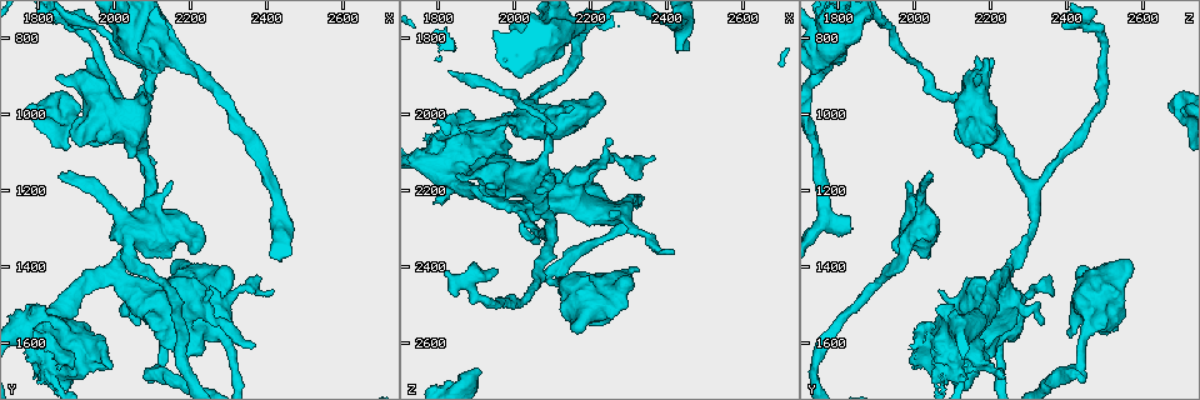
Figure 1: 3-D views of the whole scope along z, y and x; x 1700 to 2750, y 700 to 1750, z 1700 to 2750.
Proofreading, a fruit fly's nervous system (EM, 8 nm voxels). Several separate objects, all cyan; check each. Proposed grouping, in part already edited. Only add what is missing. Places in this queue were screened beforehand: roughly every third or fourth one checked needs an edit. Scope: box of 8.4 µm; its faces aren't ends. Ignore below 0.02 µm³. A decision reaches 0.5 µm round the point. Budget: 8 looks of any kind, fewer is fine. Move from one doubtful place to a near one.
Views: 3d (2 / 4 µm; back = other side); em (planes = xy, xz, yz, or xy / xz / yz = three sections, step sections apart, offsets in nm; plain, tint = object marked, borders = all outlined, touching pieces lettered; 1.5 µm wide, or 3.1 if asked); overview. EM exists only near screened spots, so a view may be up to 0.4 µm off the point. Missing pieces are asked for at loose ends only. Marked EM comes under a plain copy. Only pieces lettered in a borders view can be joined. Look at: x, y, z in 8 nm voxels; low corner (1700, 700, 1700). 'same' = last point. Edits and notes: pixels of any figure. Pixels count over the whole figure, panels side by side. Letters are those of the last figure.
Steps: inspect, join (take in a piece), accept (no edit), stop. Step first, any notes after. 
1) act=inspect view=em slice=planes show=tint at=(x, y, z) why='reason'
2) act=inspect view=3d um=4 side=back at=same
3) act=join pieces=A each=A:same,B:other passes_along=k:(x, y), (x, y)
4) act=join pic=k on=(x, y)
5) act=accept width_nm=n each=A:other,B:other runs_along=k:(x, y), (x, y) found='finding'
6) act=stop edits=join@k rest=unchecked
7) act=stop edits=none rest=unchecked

act=inspect view=3d um=2 at=(1990, 1665, 2000)

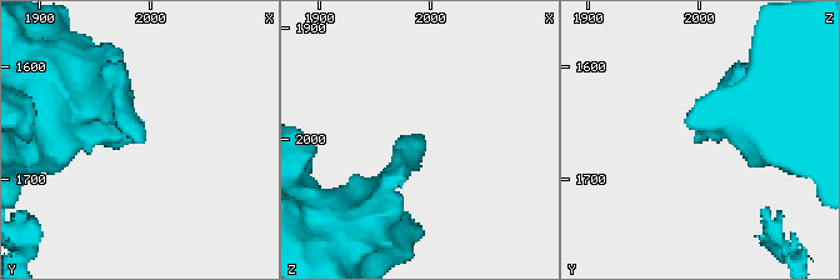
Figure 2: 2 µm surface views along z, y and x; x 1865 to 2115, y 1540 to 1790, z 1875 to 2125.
act=inspect view=em slice=xy step=8 show=borders at=(1996, 1666, 2002) why='shape alone is not enough'

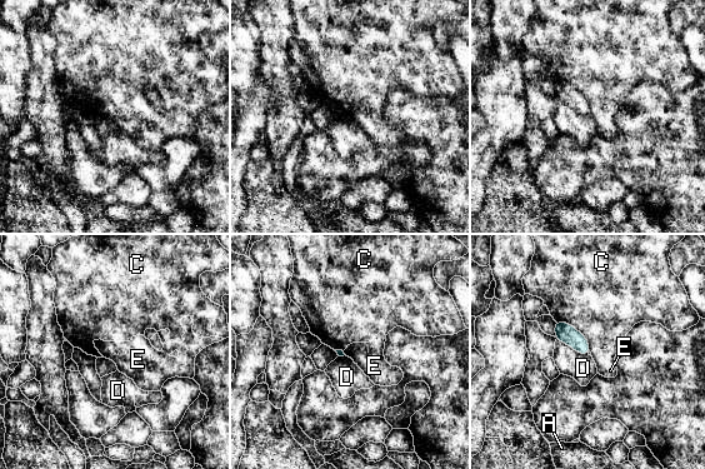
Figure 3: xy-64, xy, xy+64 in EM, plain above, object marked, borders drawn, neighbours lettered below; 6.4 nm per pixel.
act=inspect view=em slice=planes show=borders at=same why='another direction'

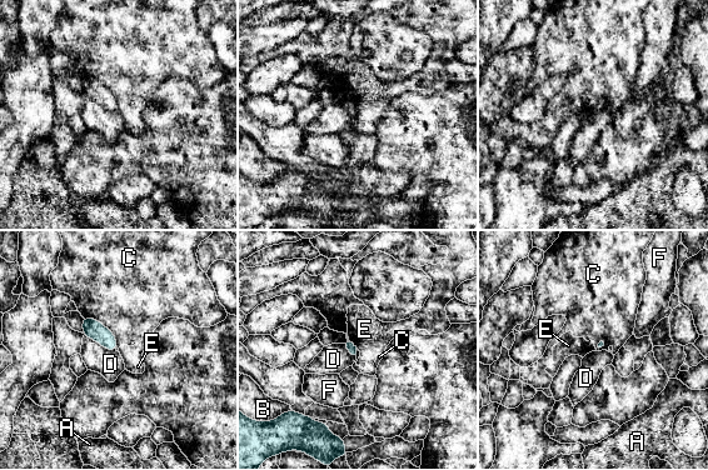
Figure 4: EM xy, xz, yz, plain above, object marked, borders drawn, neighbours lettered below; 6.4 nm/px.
act=accept each=A:other,B:other,C:other,D:other,E:other,F:other border=4:(83, 316), (100, 321), (116, 349) found='none of them fits'

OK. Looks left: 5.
act=inspect view=em slice=planes show=borders at=(2465, 1315, 1825) why='branch stops here'

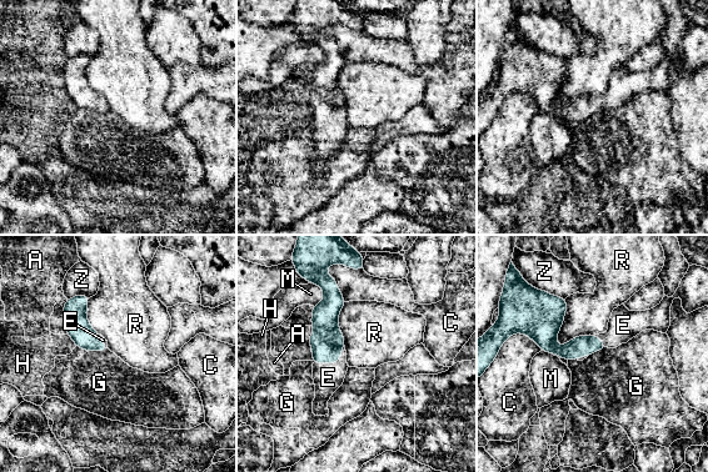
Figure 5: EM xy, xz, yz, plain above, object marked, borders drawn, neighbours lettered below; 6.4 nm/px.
act=join pieces=E each=A:other,C:other,E:same,G:other,H:other,M:other,R:other,Z:other passes_along=5:(325, 349), (333, 362), (328, 377) found='it goes on there'

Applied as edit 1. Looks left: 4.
act=inspect view=em slice=xy step=4 show=borders at=(2155, 1175, 1985)

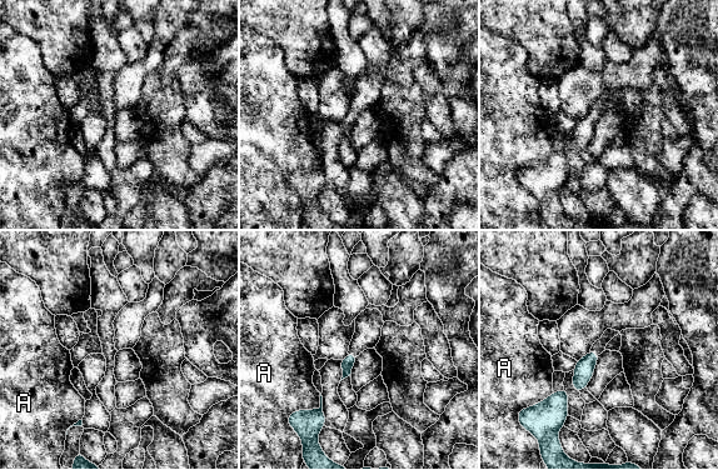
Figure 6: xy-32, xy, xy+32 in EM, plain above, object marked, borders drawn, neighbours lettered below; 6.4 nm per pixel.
act=accept each=A:other border=6:(320, 394), (318, 408), (297, 410) found='no lettered piece goes on from it'

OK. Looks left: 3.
act=stop edits=join@5 rest=unchecked

